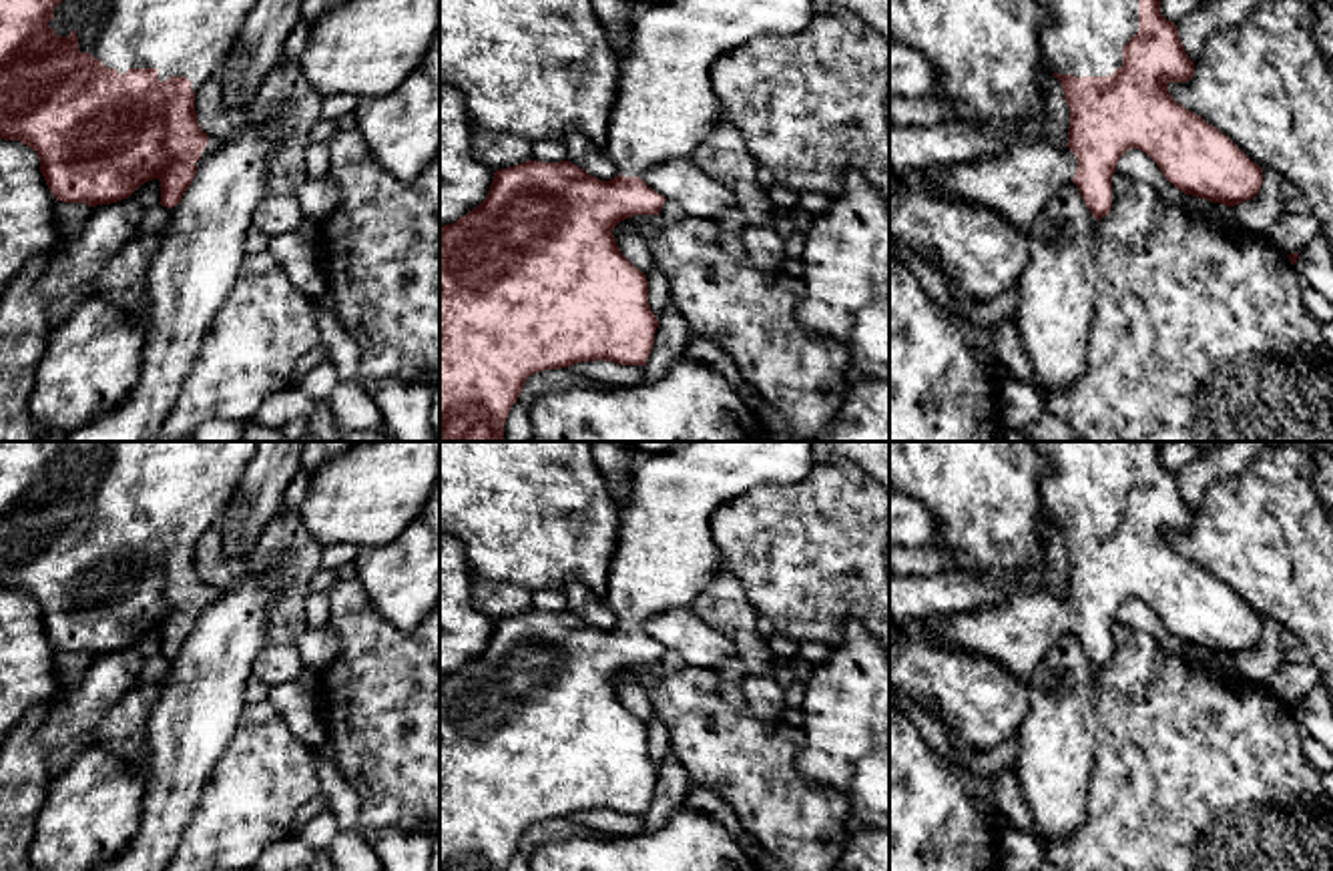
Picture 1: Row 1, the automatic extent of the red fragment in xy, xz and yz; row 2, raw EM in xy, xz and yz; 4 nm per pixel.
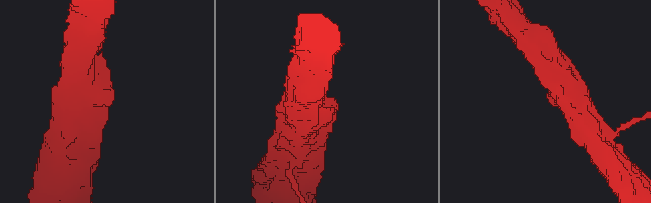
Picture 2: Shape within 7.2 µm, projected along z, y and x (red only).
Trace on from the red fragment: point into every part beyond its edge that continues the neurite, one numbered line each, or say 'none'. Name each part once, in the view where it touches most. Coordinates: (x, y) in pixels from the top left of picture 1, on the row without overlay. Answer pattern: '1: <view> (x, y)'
1: xy (187, 484)
2: yz (1016, 633)

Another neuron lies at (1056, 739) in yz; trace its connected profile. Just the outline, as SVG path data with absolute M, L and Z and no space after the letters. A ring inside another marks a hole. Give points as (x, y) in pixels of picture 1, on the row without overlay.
M1070 632L1026 682L1030 710L1012 771L1042 847L1072 835L1084 821L1098 731L1096 678L1098 668Z

